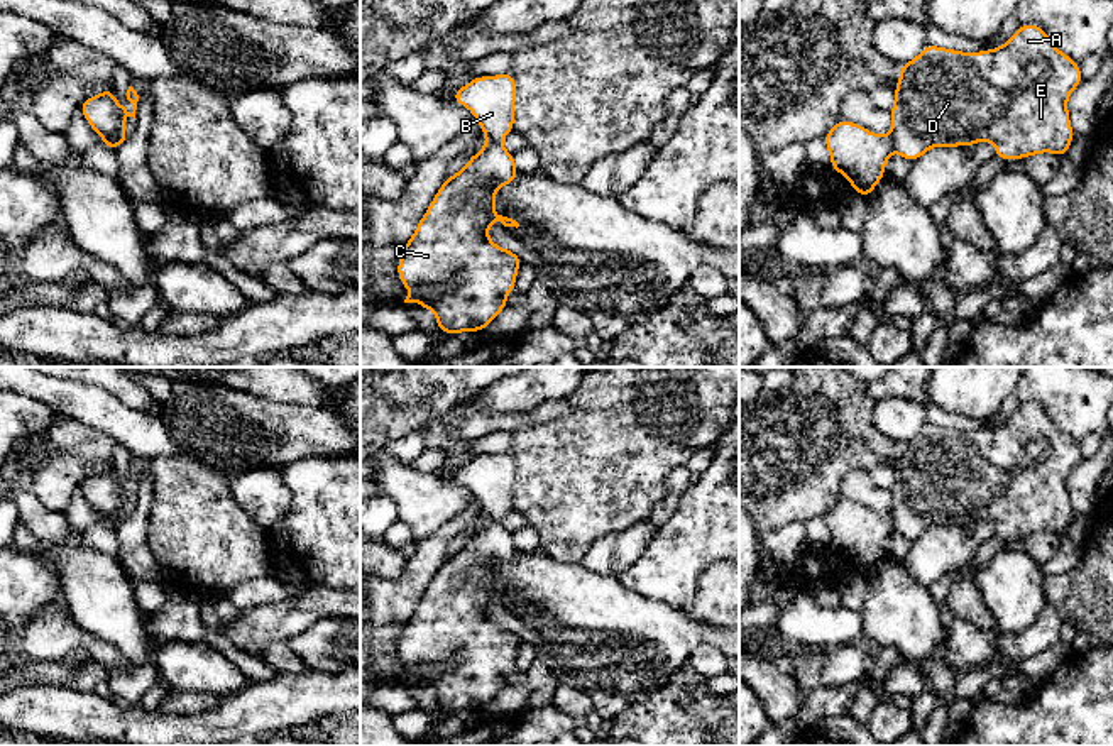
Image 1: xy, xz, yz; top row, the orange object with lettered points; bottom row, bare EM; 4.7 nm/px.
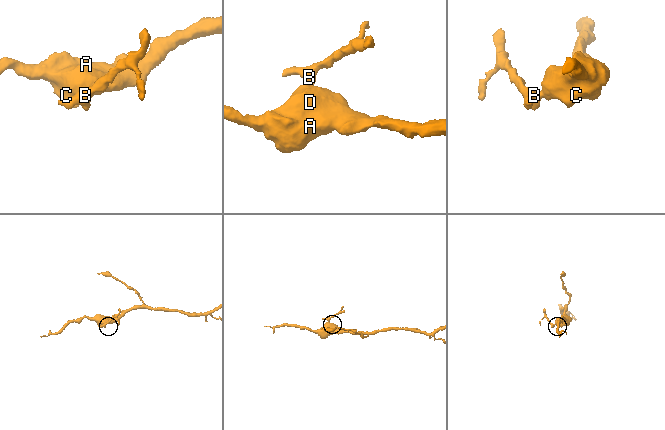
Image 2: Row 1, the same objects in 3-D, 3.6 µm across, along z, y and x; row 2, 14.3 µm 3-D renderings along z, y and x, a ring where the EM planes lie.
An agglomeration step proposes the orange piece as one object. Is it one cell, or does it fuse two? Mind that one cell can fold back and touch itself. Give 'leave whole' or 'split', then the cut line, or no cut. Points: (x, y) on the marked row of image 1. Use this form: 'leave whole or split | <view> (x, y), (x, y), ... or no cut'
split | yz (890, 134), (893, 149)

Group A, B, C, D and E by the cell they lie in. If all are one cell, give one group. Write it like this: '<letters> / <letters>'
A C D E / B

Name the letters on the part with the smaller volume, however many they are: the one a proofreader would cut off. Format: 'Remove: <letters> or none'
Remove: B

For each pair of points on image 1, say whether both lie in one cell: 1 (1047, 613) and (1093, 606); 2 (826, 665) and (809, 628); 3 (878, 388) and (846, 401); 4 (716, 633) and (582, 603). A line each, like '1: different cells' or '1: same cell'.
1: different cells
2: different cells
3: different cells
4: same cell

